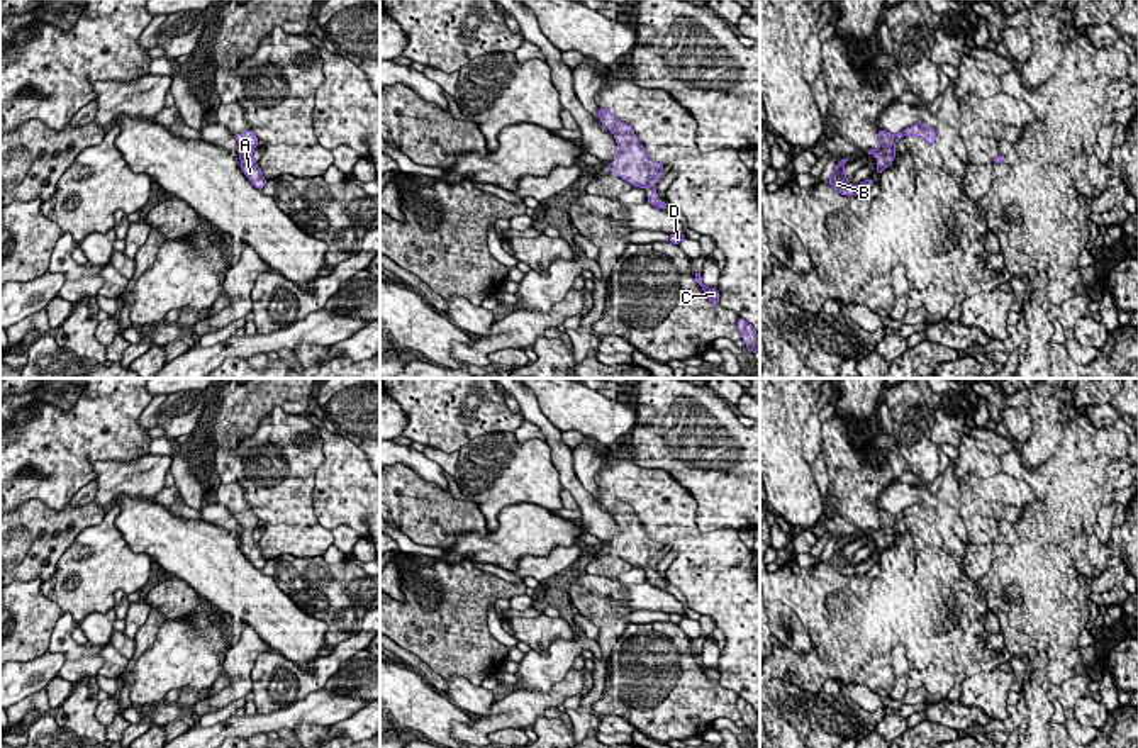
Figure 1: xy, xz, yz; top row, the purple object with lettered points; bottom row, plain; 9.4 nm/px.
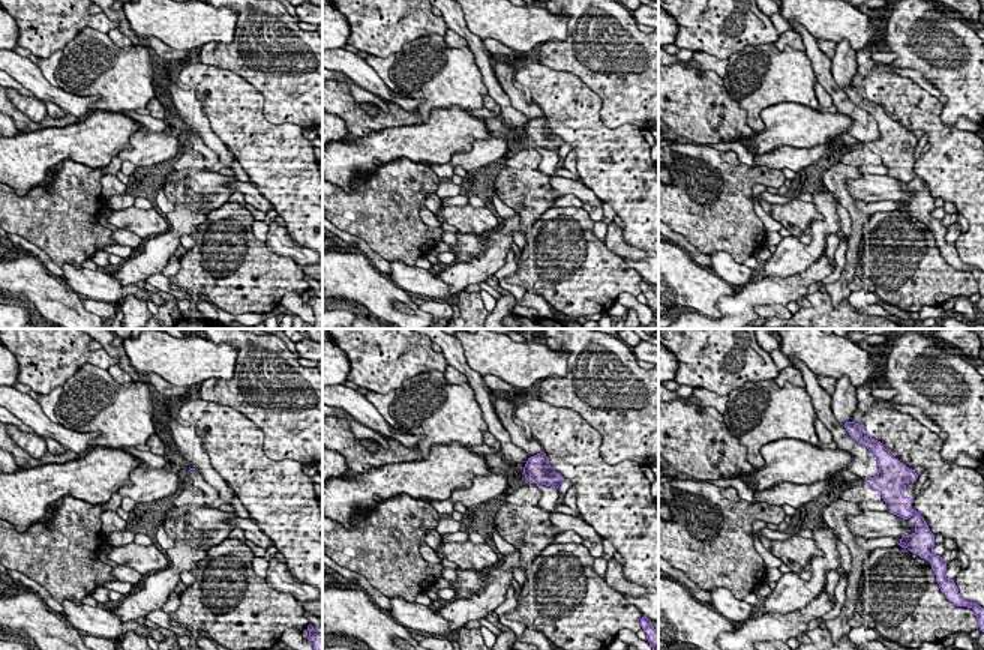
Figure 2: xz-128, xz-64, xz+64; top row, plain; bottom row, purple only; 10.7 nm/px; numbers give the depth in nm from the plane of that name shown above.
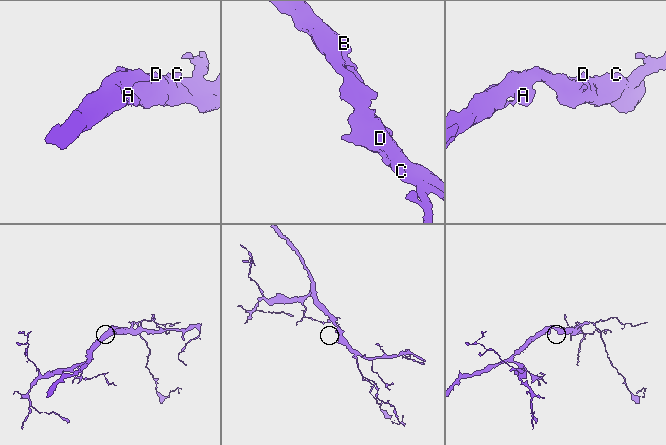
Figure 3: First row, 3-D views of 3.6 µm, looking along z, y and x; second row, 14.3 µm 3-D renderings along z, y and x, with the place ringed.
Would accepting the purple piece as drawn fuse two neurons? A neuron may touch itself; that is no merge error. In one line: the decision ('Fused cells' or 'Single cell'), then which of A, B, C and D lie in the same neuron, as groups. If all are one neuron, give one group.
Single cell. Groups: A B C D

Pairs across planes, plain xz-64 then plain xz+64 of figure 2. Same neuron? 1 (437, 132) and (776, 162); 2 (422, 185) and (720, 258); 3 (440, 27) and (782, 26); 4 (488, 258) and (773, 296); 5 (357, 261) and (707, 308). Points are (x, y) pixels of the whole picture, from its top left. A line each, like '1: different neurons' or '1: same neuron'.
1: different neurons
2: different neurons
3: different neurons
4: same neuron
5: same neuron

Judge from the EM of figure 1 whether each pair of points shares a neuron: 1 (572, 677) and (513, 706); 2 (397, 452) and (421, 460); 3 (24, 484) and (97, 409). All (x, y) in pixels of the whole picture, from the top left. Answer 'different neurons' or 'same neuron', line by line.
1: same neuron
2: same neuron
3: same neuron

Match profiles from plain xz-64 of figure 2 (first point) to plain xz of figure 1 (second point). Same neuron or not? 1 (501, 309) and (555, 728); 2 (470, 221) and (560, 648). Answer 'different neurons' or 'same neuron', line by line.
1: different neurons
2: different neurons

